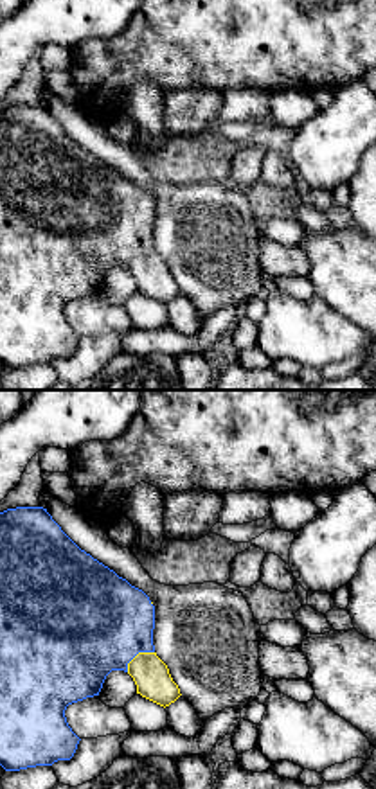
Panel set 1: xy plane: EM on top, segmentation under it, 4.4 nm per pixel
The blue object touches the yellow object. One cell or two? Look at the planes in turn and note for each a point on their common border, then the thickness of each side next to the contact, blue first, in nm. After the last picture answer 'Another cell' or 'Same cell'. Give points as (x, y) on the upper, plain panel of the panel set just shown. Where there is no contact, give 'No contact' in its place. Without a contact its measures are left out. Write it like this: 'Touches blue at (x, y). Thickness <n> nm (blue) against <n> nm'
Touches blue at (137, 250). Thickness 480 nm (blue) against 160 nm

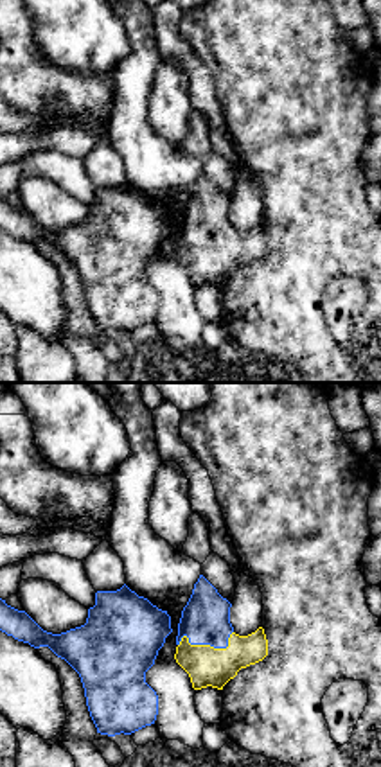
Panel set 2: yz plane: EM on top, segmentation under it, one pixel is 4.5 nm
Touches blue at (207, 241). Thickness 220 nm (blue) against 180 nm

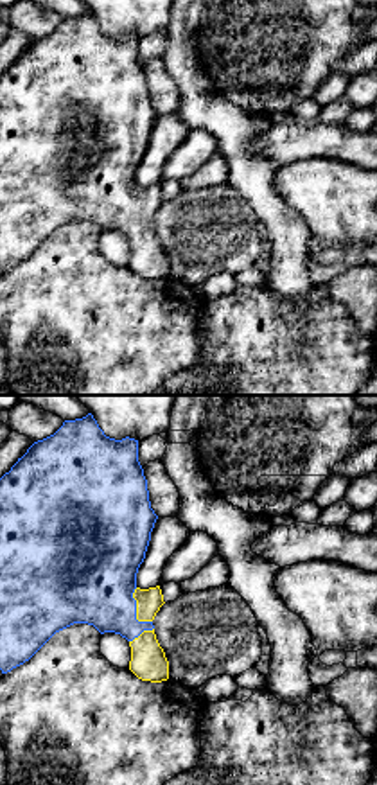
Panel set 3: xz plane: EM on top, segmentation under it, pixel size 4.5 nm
Touches blue at (135, 209). Thickness 400 nm (blue) against 110 nm

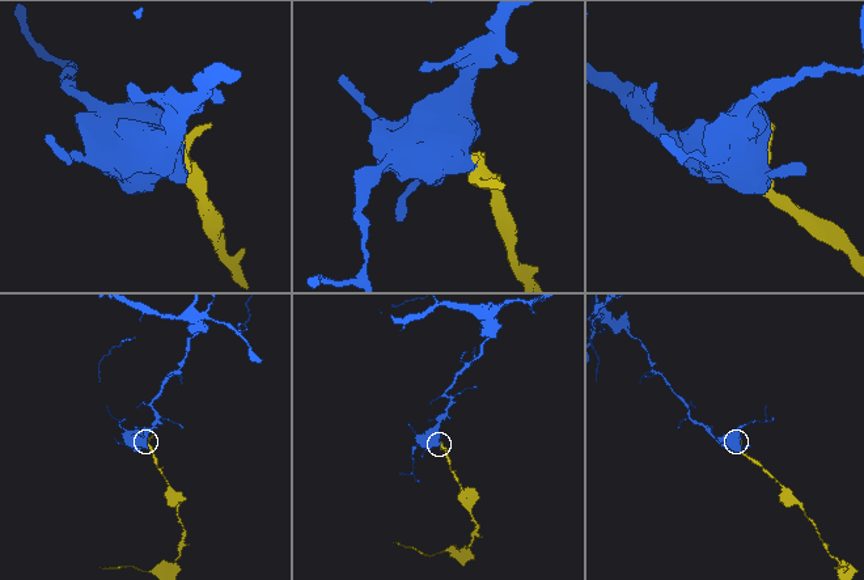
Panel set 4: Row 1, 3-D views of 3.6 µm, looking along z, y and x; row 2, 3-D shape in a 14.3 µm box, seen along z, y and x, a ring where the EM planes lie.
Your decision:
Same cell

